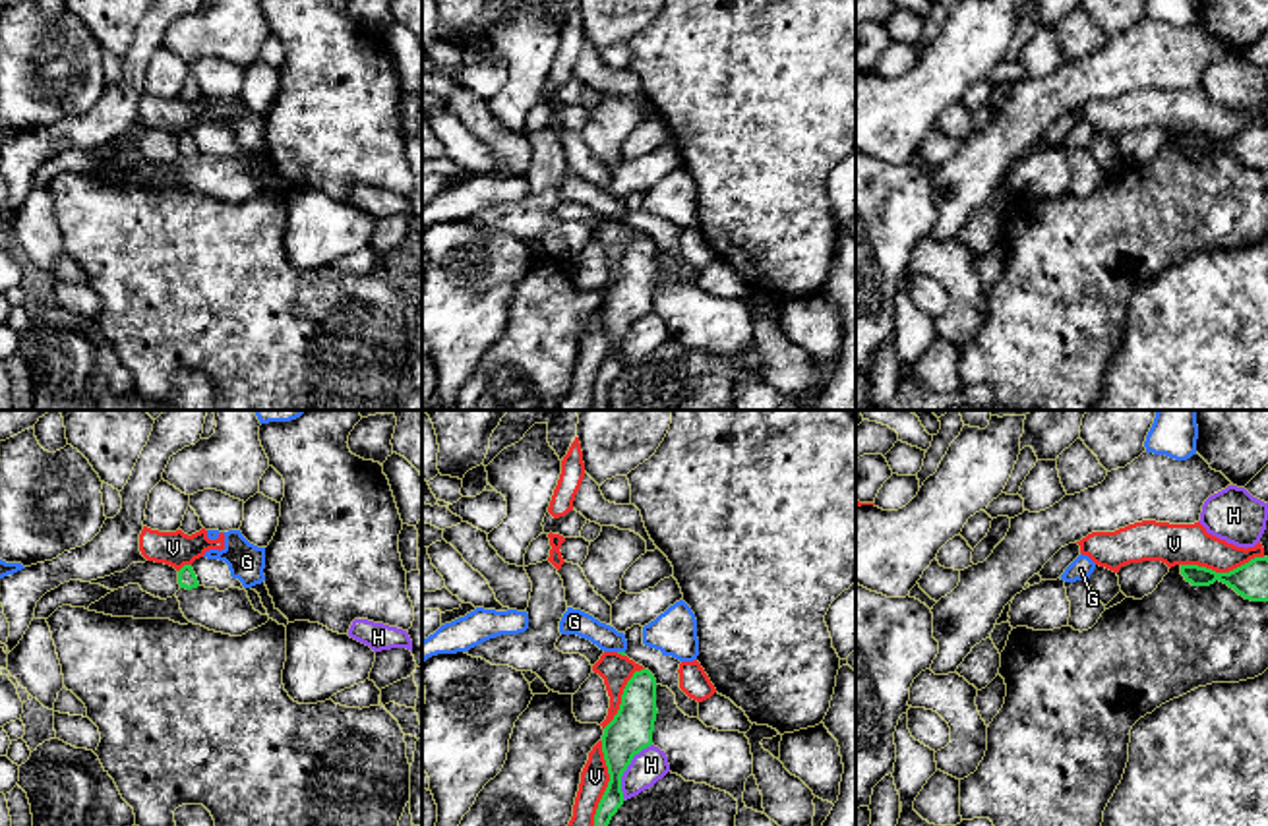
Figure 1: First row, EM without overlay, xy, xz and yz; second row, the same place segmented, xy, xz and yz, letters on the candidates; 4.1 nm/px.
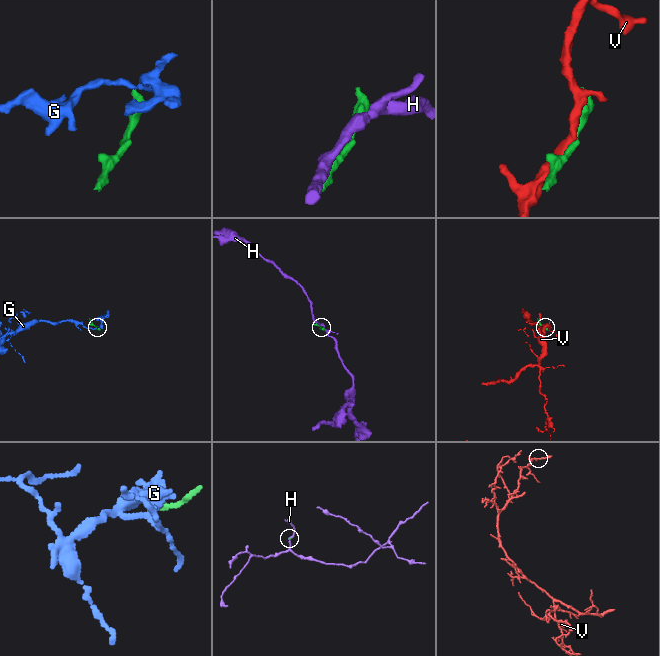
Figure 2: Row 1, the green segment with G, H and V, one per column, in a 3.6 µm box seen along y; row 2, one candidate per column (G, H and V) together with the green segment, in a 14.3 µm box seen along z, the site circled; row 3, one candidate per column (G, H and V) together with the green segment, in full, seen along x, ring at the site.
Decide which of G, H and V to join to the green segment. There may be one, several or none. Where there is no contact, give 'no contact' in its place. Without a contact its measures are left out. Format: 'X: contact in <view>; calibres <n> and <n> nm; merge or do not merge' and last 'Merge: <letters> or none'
G: contact in xz; calibres 20 and 110 nm; do not merge
H: contact in xz; calibres 180 and 140 nm; do not merge
V: contact in xz; calibres 180 and 130 nm; do not merge
Merge: none

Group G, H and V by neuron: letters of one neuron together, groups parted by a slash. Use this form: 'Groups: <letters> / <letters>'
Groups: G / H / V

